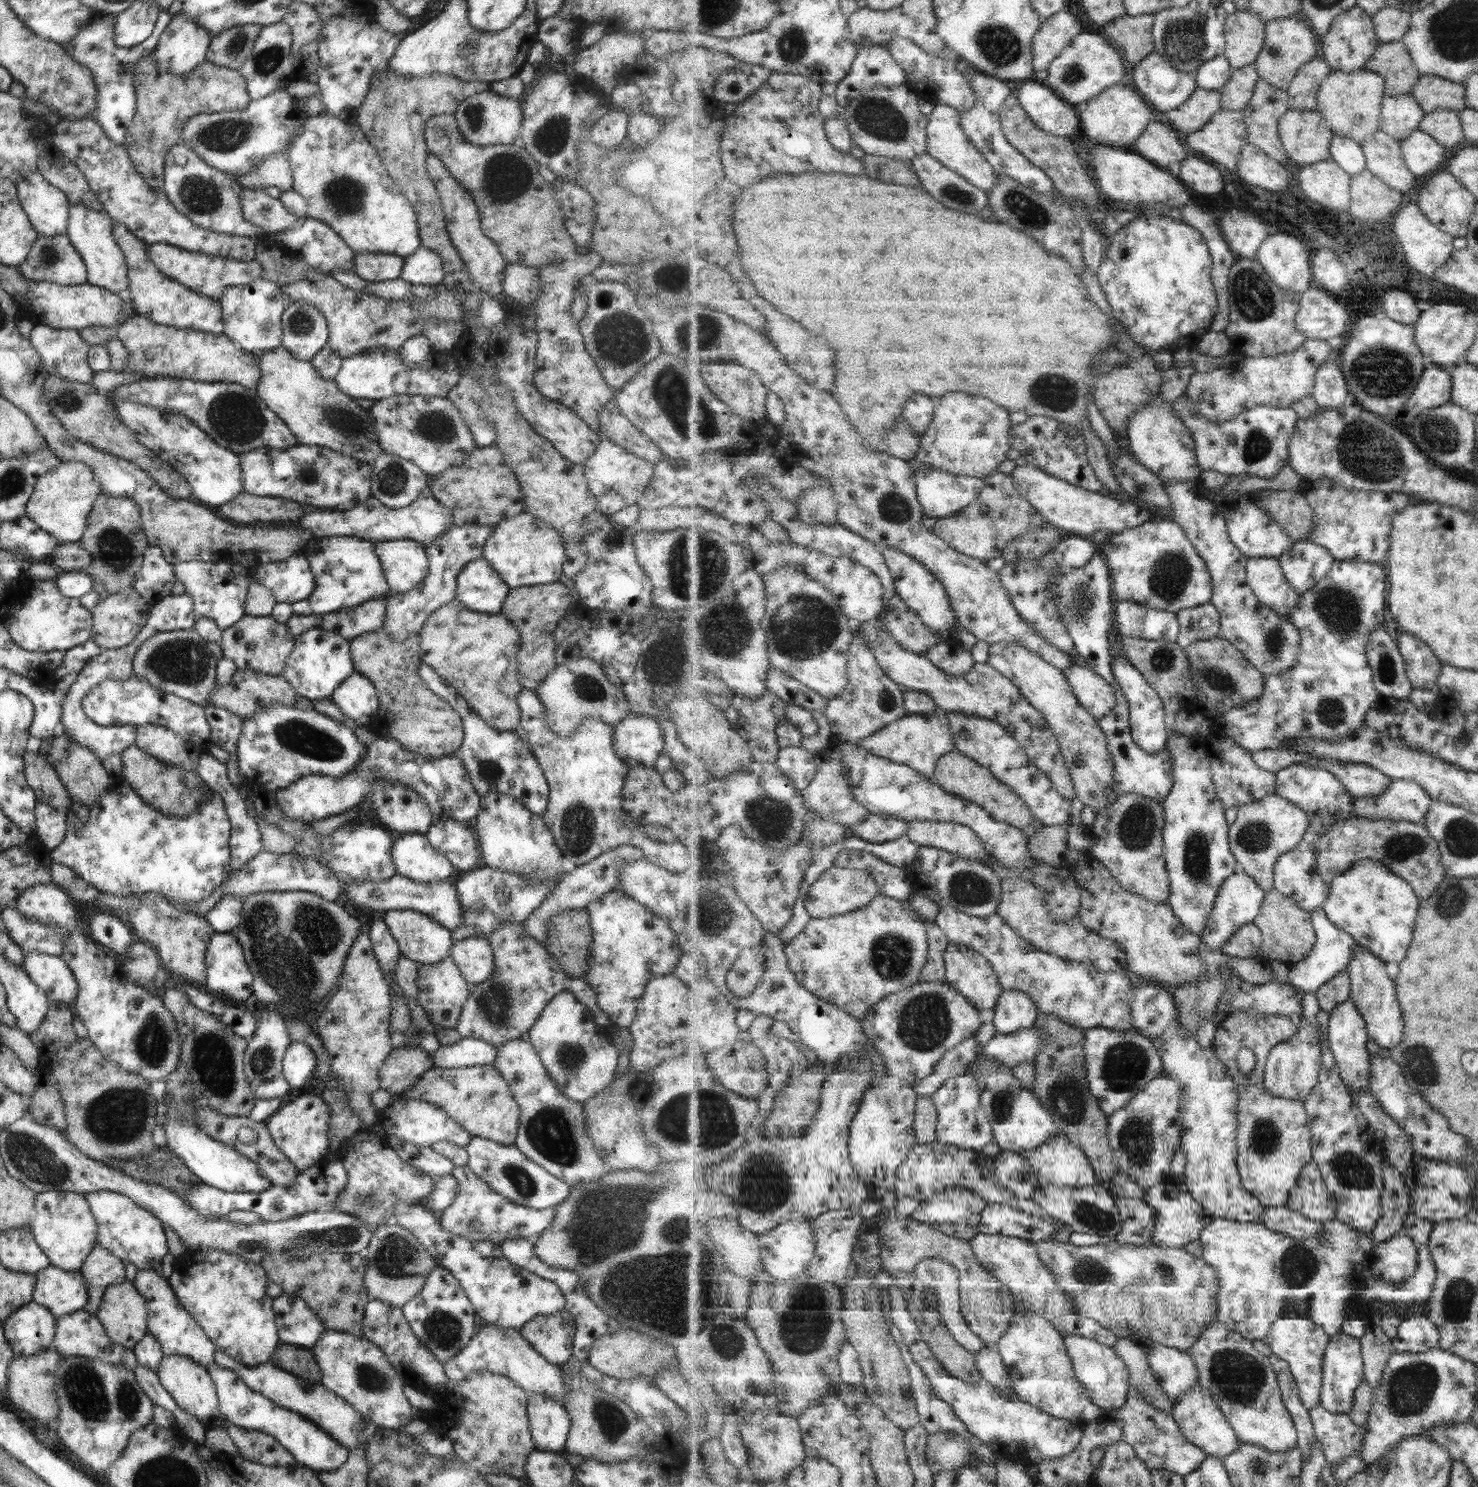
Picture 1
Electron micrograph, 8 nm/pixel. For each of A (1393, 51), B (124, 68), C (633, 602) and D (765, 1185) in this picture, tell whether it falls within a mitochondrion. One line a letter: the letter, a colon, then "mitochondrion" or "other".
A: other
B: other
C: other
D: mitochondrion

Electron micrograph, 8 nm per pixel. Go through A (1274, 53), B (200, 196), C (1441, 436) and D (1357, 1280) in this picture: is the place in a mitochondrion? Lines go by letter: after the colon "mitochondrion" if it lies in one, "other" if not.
A: mitochondrion
B: mitochondrion
C: mitochondrion
D: other

